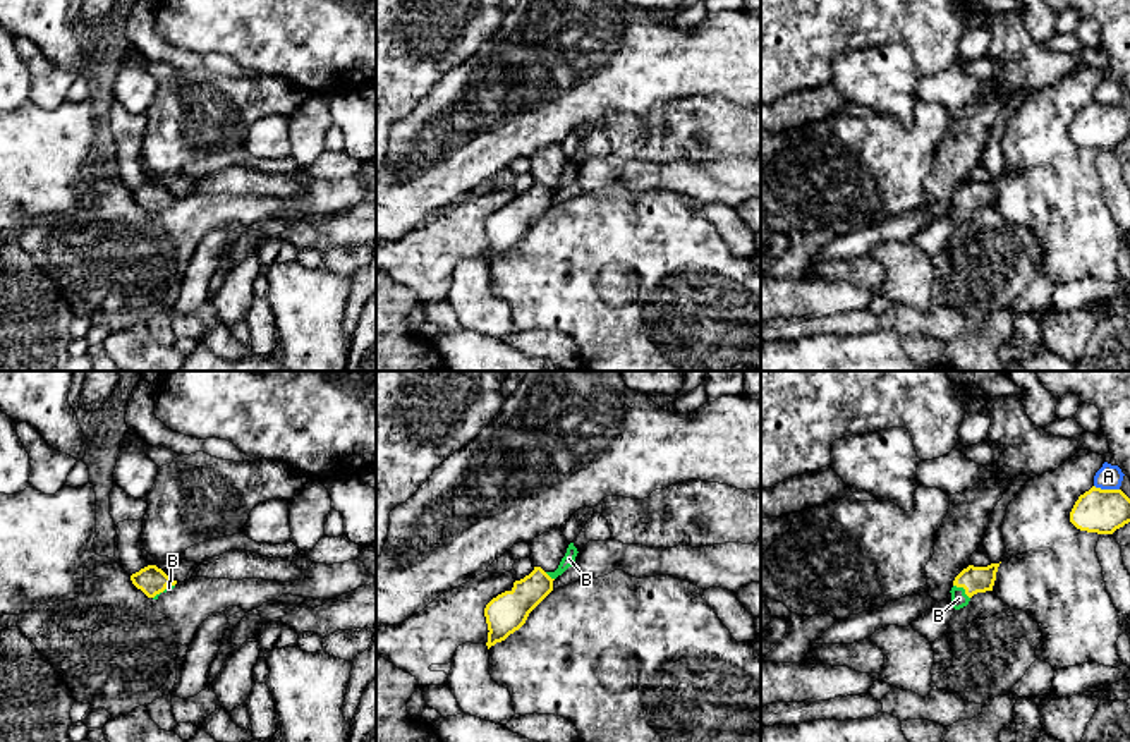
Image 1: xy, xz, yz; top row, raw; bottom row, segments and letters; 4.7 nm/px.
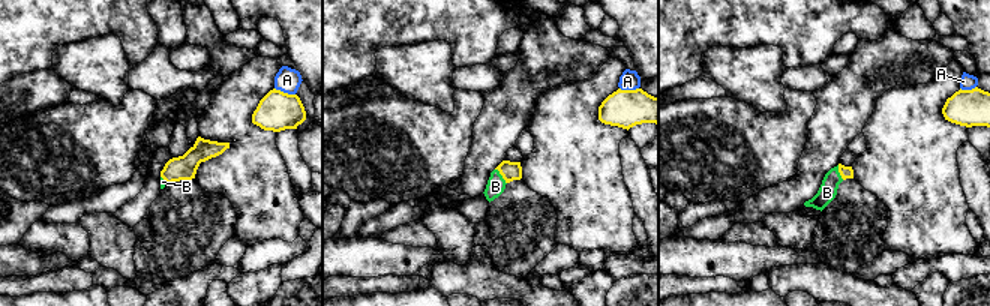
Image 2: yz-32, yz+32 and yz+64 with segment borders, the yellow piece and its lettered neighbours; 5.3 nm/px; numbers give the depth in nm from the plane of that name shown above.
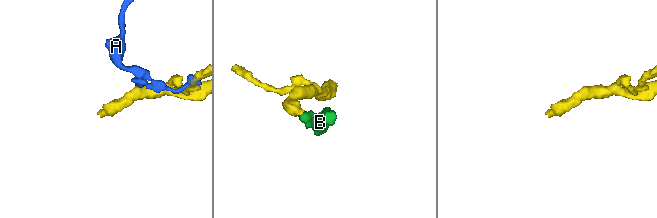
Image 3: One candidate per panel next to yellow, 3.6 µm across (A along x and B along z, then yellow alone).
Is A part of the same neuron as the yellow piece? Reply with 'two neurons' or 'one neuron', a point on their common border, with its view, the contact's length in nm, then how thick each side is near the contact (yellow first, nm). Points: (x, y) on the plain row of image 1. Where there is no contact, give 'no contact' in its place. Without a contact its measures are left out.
two neurons; meets yellow in yz at (1106, 105); contact 120 nm long; 200 nm thick on the yellow side, 110 nm on the other

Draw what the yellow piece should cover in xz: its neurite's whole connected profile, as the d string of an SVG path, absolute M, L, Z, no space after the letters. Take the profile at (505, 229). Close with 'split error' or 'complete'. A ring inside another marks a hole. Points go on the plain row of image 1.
M570 158L555 187L534 182L529 191L515 196L510 206L498 210L486 220L488 265L526 239L529 228L553 206L553 196L575 179L577 168Z; split error

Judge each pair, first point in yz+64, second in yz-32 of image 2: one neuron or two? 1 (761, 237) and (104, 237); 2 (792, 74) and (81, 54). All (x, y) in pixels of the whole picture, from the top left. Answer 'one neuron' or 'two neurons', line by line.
1: two neurons
2: two neurons

